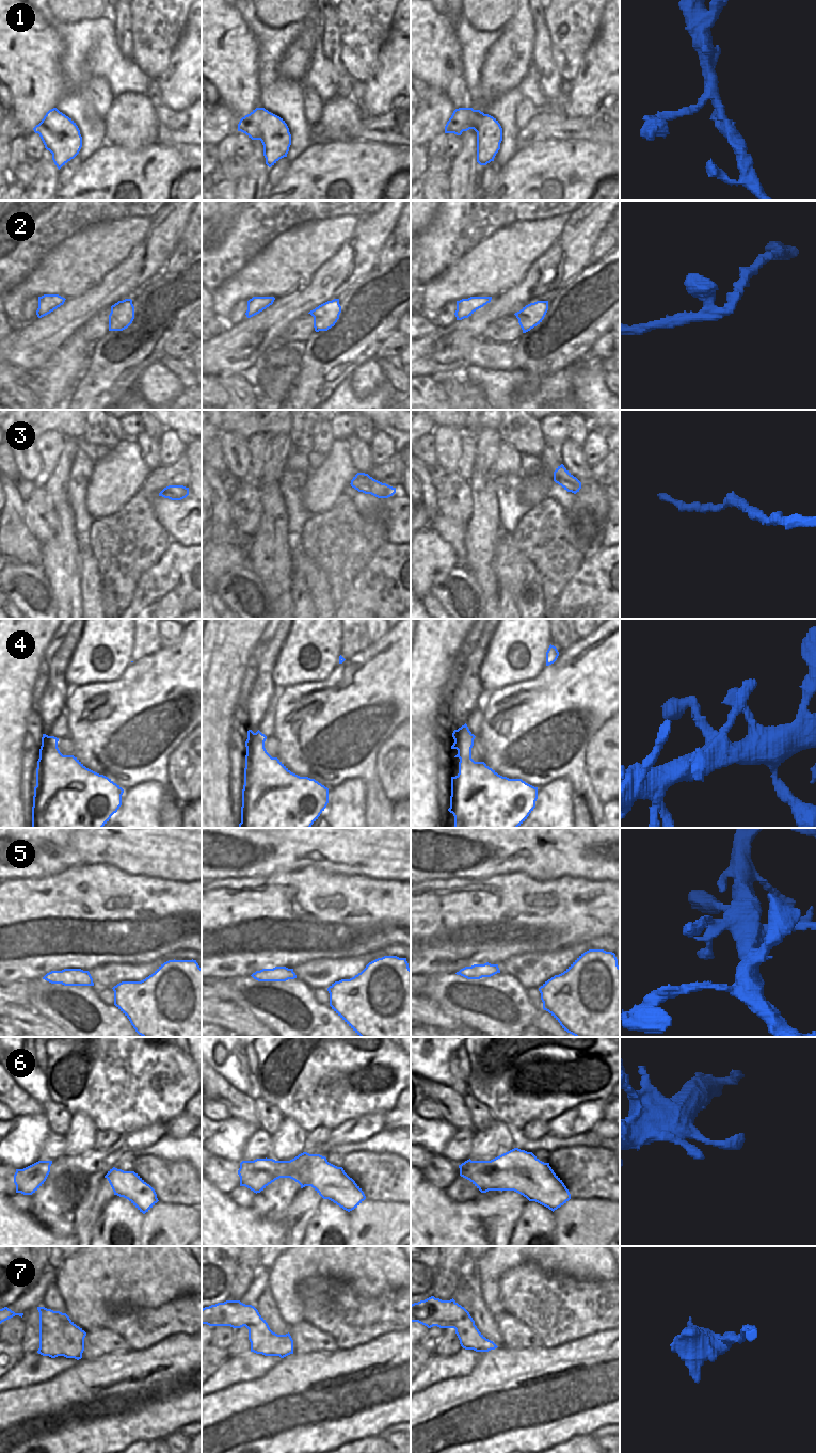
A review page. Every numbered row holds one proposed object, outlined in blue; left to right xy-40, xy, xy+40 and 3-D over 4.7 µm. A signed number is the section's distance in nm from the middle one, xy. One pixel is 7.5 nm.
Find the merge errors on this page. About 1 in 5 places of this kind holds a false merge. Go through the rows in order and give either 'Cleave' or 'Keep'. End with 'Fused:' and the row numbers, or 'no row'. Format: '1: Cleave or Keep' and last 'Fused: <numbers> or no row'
1: Keep
2: Keep
3: Keep
4: Keep
5: Keep
6: Keep
7: Keep
Fused: no row

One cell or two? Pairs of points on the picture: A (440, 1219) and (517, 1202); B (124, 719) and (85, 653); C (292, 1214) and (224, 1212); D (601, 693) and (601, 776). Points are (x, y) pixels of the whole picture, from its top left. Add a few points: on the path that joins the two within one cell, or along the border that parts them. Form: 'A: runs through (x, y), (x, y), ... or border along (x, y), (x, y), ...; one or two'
A: runs through (459, 1219), (474, 1219), (479, 1214), (498, 1212); one
B: border along (125, 670), (115, 680), (91, 682), (78, 686); two
C: runs through (275, 1224), (241, 1224); one
D: border along (608, 718), (591, 737), (587, 744), (587, 749); two

